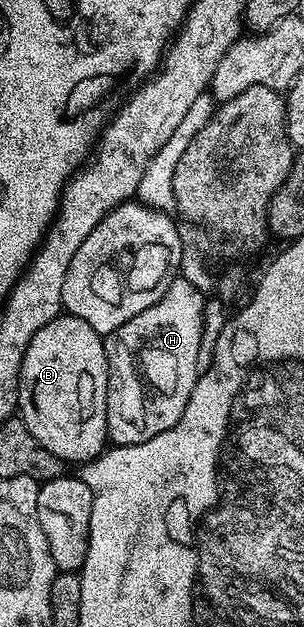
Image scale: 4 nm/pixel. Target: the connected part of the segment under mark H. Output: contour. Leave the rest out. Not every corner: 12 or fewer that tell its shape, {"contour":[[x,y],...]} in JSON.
{"contour":[[174,277],[105,338],[113,446],[183,416],[206,295]]}

